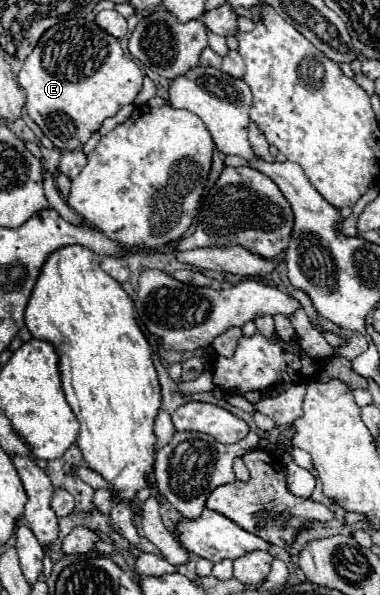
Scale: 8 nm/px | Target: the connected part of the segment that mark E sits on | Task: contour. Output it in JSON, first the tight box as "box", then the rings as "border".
{"box":[19,18,143,150],"border":[[[69,18],[51,26],[35,50],[27,56],[19,76],[19,84],[27,92],[27,112],[35,120],[35,124],[43,130],[43,134],[55,144],[59,150],[77,150],[81,148],[93,132],[97,132],[105,118],[115,116],[123,104],[131,104],[141,90],[143,72],[139,66],[123,52],[119,40],[99,28],[93,20],[87,18]]]}

